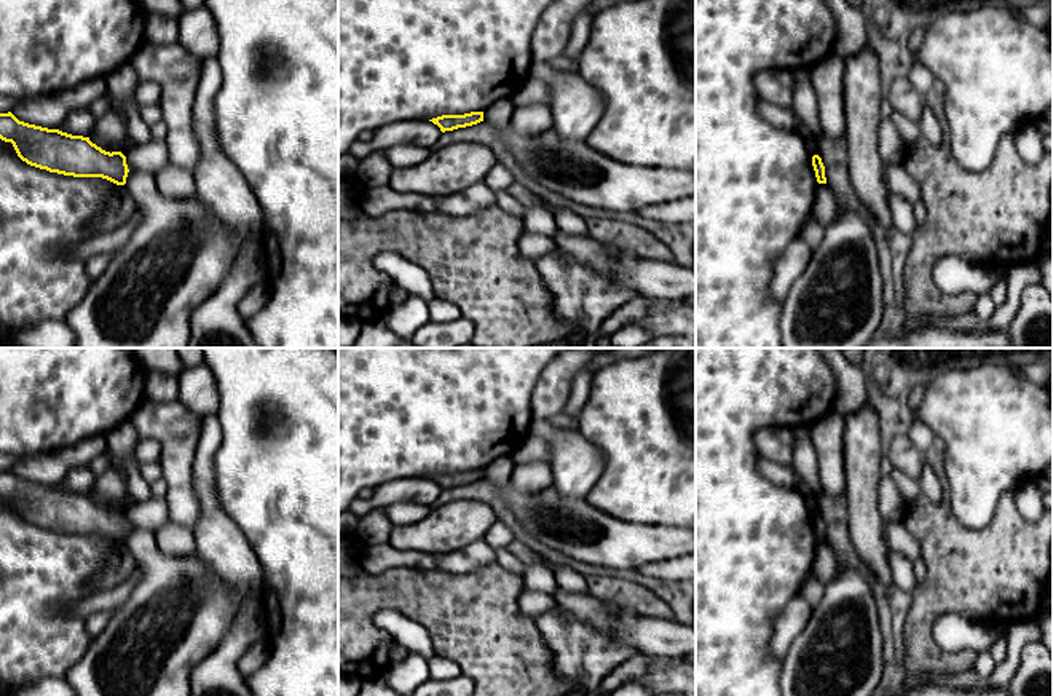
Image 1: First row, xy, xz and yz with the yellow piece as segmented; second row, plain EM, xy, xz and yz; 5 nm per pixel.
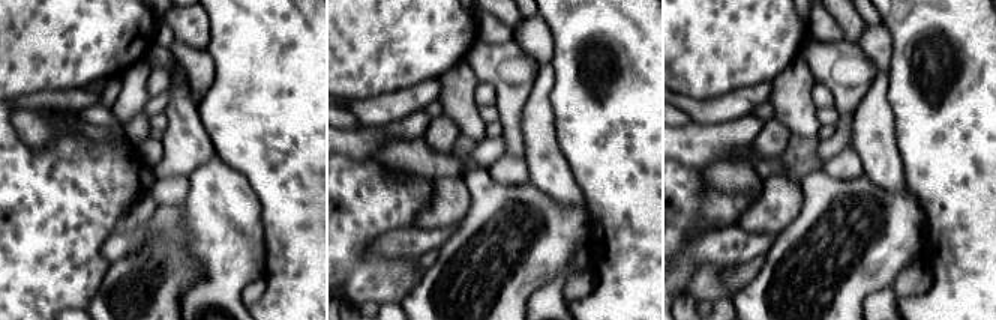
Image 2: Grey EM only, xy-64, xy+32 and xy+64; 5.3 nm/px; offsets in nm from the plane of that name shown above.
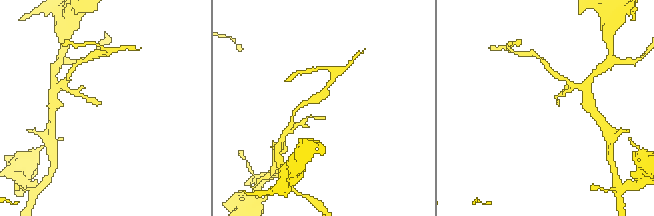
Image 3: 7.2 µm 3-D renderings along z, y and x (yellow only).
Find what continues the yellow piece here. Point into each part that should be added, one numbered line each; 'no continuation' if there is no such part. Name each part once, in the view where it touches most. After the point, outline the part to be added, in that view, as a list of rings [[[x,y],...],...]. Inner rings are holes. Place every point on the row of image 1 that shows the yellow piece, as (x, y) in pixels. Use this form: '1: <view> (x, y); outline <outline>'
no continuation

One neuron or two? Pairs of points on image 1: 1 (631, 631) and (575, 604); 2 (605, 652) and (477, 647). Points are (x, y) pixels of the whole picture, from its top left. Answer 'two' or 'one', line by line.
1: one
2: two

